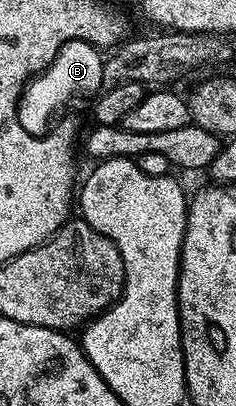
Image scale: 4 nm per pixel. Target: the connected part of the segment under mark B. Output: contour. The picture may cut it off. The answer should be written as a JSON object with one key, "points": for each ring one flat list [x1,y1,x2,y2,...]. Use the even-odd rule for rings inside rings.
{"points":[[81,39,66,41,54,61,39,75,29,79,22,96,22,122,26,133,47,136,48,131,75,103,91,100,105,90,104,60,101,48]]}

